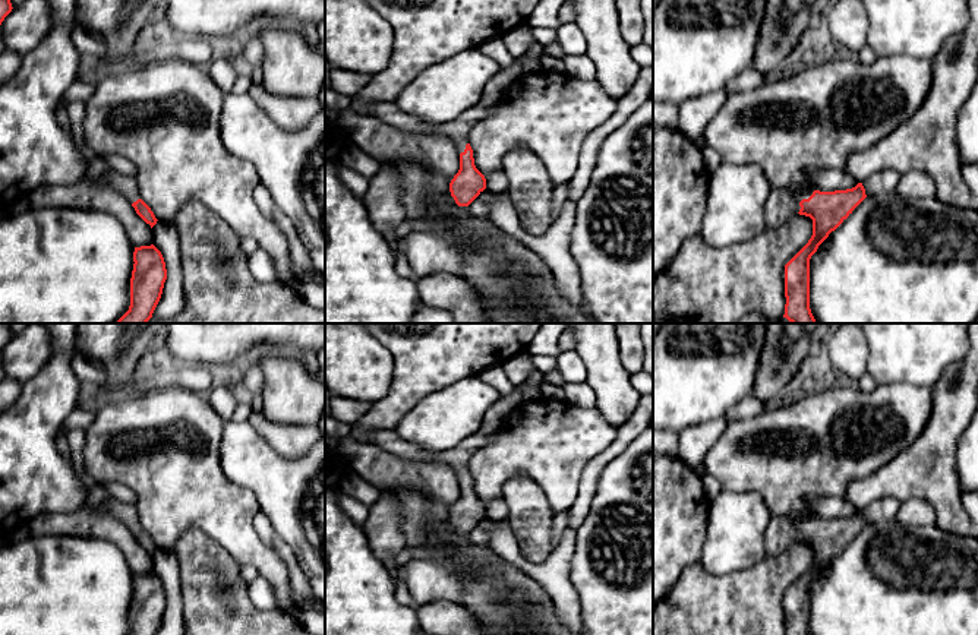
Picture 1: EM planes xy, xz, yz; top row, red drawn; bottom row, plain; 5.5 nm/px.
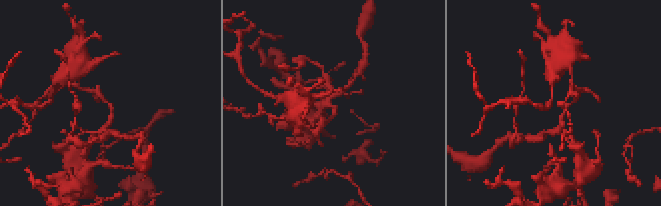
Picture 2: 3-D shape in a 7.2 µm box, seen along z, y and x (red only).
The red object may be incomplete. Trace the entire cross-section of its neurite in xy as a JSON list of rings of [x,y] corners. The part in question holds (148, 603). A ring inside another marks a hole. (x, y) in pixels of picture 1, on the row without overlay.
[[[154,574],[135,575],[129,635],[157,635],[167,607],[165,590]]]

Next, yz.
[[[862,511],[852,516],[820,519],[801,515],[798,519],[791,516],[773,516],[764,536],[764,550],[769,556],[776,556],[786,550],[792,543],[799,541],[813,547],[813,563],[808,571],[785,593],[785,635],[810,635],[810,587],[818,574],[835,559],[852,538],[867,525]]]

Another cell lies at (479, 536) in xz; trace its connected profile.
[[[476,525],[470,533],[469,538],[473,544],[477,546],[489,546],[490,534],[488,530],[485,530],[482,525]]]

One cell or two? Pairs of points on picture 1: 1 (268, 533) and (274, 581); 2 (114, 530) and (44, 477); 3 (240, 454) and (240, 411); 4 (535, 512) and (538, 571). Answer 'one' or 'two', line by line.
1: two
2: two
3: two
4: two

